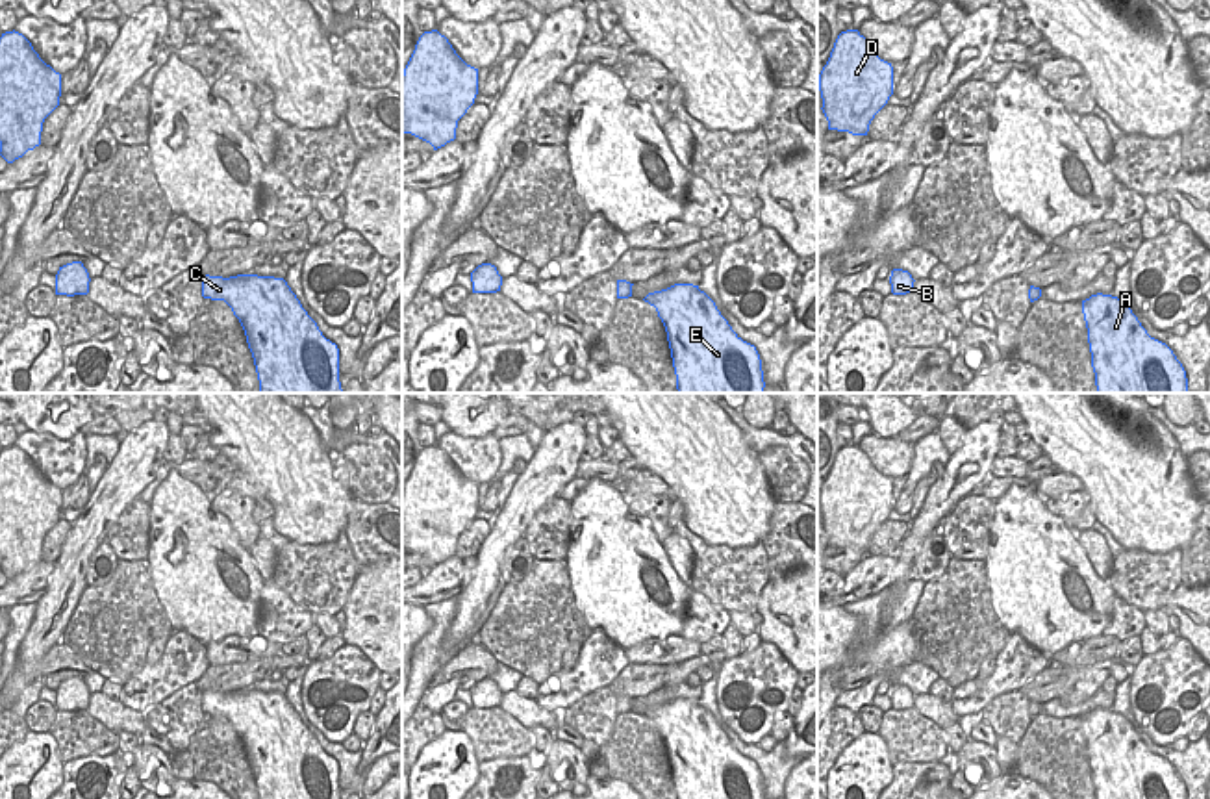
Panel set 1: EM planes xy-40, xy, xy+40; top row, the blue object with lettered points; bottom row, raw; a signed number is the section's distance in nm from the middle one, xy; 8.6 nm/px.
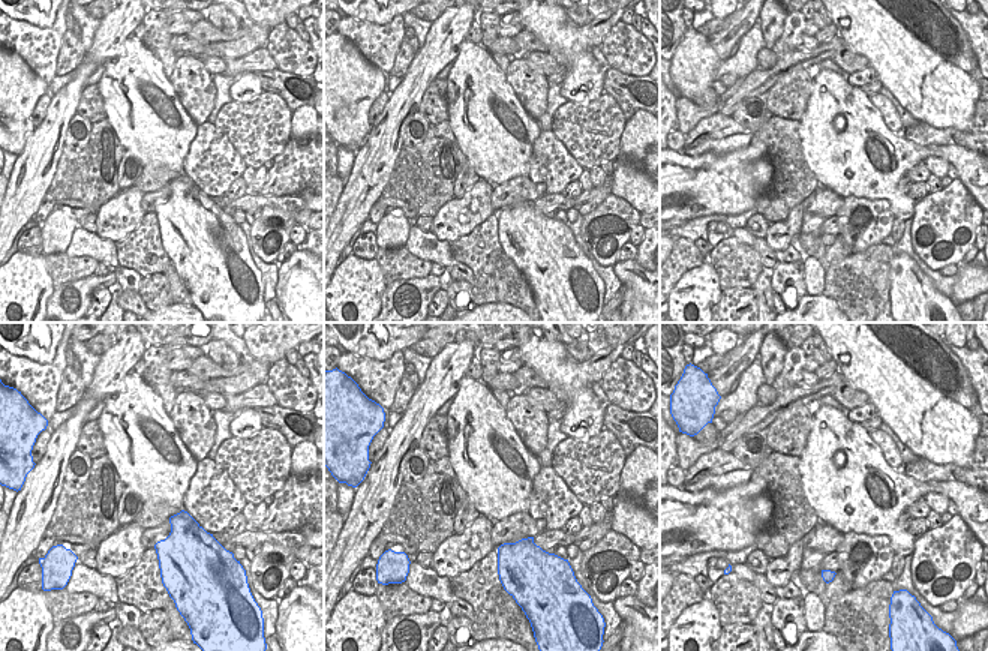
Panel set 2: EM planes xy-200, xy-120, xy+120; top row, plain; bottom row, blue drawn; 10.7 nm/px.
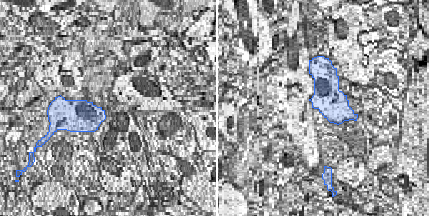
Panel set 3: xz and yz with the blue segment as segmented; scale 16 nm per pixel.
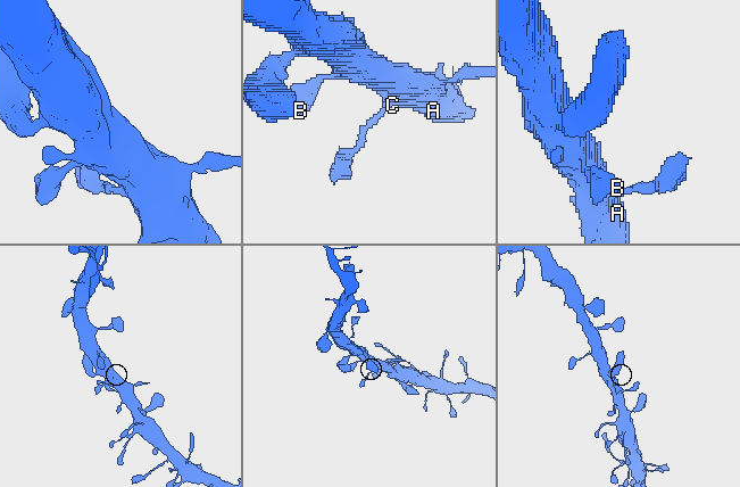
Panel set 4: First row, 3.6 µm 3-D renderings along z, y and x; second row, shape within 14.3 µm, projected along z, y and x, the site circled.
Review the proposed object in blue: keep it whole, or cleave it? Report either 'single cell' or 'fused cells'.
single cell

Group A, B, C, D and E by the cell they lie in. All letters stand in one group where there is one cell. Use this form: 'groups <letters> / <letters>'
groups A B C D E

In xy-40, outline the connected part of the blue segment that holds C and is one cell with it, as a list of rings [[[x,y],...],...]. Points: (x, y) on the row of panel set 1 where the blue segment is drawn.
[[[206,274],[202,297],[224,300],[239,319],[259,393],[343,393],[337,345],[322,336],[284,278]]]

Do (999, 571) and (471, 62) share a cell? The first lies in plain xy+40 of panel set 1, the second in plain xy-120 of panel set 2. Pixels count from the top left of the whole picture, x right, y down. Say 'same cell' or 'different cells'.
same cell

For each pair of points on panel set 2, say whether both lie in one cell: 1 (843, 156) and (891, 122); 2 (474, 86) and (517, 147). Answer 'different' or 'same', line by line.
1: different
2: same

